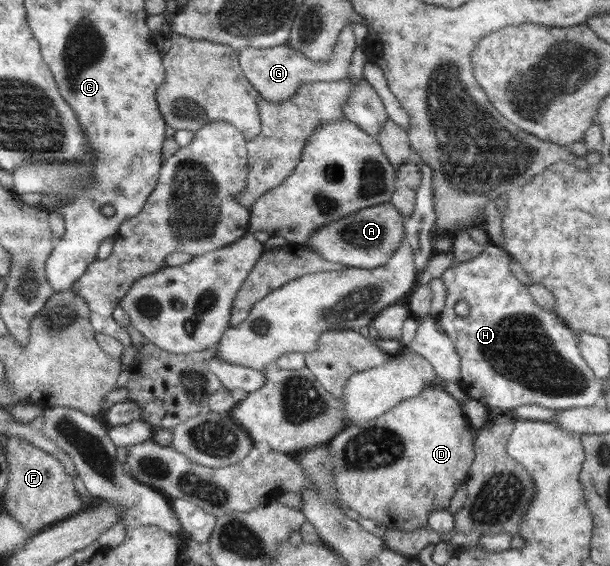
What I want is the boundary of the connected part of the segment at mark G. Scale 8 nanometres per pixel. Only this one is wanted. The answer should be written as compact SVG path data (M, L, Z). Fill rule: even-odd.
M348 24L343 27L335 44L335 50L331 52L331 58L327 58L325 62L315 62L303 55L303 52L295 50L295 48L291 48L286 44L268 48L244 46L239 51L238 60L245 78L251 83L251 86L258 92L260 97L271 101L271 103L279 103L279 101L292 99L293 95L297 94L297 91L302 86L316 82L338 81L349 78L351 57L353 57L356 46L353 26Z

